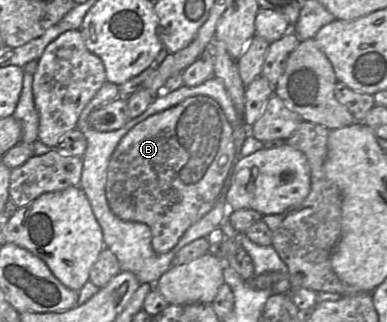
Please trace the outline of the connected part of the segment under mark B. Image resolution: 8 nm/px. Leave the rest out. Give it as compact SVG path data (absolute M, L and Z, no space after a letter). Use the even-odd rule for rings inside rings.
M205 95L191 96L181 103L138 123L113 151L106 180L106 198L111 211L124 221L145 223L151 229L152 248L157 254L170 251L185 231L207 214L219 199L238 159L233 128L221 106Z

